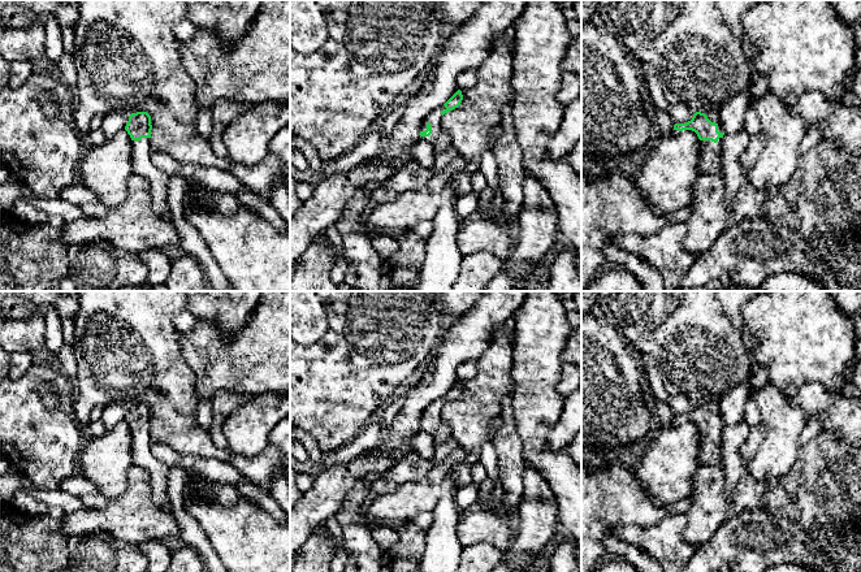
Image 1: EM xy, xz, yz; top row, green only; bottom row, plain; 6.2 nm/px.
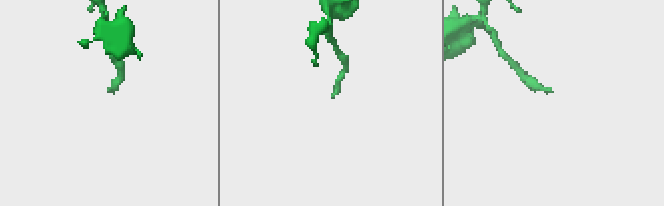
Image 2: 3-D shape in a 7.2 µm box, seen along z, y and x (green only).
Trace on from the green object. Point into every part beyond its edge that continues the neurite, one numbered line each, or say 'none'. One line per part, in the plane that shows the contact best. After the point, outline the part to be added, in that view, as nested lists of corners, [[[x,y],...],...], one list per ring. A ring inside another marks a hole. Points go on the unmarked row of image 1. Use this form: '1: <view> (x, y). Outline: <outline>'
1: xz (435, 410). Outline: [[[445,396],[438,398],[437,400],[434,400],[424,412],[420,422],[425,422],[427,421],[427,415],[429,413],[432,417],[432,425],[429,428],[420,428],[420,430],[427,432],[432,436],[434,436],[441,425],[441,411],[442,411],[442,406],[441,403],[445,402]]]

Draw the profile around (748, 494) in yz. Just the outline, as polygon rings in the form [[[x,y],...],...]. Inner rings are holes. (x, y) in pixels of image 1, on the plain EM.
[[[757,424],[749,429],[745,442],[740,446],[740,454],[744,460],[744,468],[739,482],[732,491],[732,504],[736,511],[761,511],[763,508],[763,497],[769,481],[754,481],[748,467],[765,436],[765,425]]]

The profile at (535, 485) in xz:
[[[527,465],[524,474],[524,499],[538,499],[545,502],[555,502],[555,495],[546,480],[533,468]]]

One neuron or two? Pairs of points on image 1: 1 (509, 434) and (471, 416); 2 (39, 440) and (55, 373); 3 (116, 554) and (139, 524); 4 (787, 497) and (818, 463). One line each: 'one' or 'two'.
1: two
2: one
3: two
4: one

